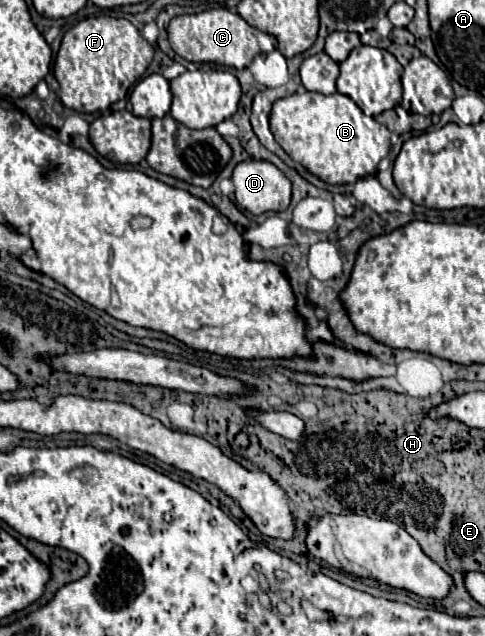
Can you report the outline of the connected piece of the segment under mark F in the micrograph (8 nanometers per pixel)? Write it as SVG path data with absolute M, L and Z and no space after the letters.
M86 18L64 34L54 60L54 76L60 84L60 100L64 106L80 114L106 110L110 104L126 98L130 86L146 72L152 58L152 44L148 44L138 28L126 18Z

